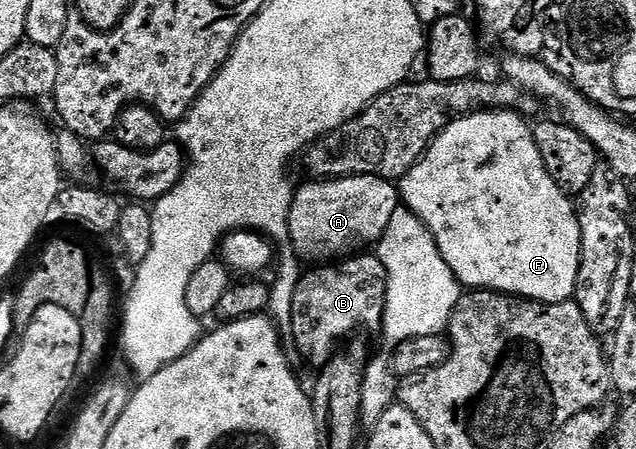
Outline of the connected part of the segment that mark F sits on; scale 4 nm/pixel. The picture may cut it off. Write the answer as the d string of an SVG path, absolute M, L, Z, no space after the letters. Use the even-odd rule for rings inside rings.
M489 109L473 111L471 115L461 115L452 120L439 135L433 139L424 156L416 162L404 178L399 180L398 190L403 206L414 212L430 229L446 265L455 273L456 280L468 289L487 289L502 291L505 295L515 295L522 299L535 299L538 303L567 303L576 294L578 269L580 268L580 222L576 216L573 200L550 177L538 153L538 145L532 140L532 127L525 116L510 110Z

